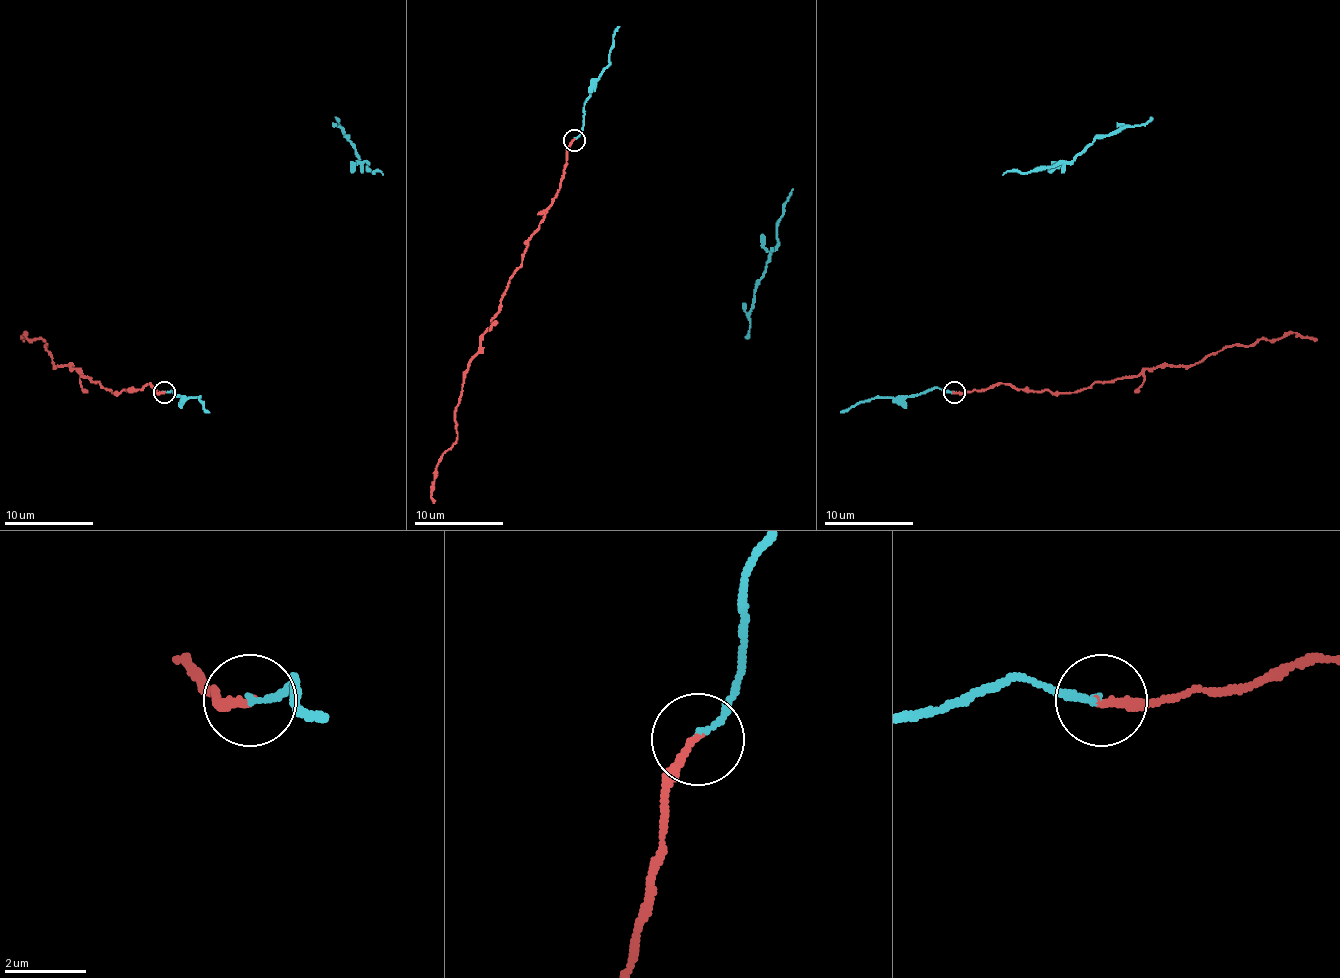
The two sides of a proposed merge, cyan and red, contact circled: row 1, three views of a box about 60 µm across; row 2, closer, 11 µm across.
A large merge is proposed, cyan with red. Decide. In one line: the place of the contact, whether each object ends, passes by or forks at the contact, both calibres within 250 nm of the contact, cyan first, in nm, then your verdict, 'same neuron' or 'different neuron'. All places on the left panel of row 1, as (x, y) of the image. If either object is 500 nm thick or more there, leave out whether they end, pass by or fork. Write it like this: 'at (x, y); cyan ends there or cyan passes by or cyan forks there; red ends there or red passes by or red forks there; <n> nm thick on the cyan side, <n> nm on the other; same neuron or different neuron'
at (164, 392); cyan ends there; red ends there; 150 nm thick on the cyan side, 200 nm on the other; same neuron

